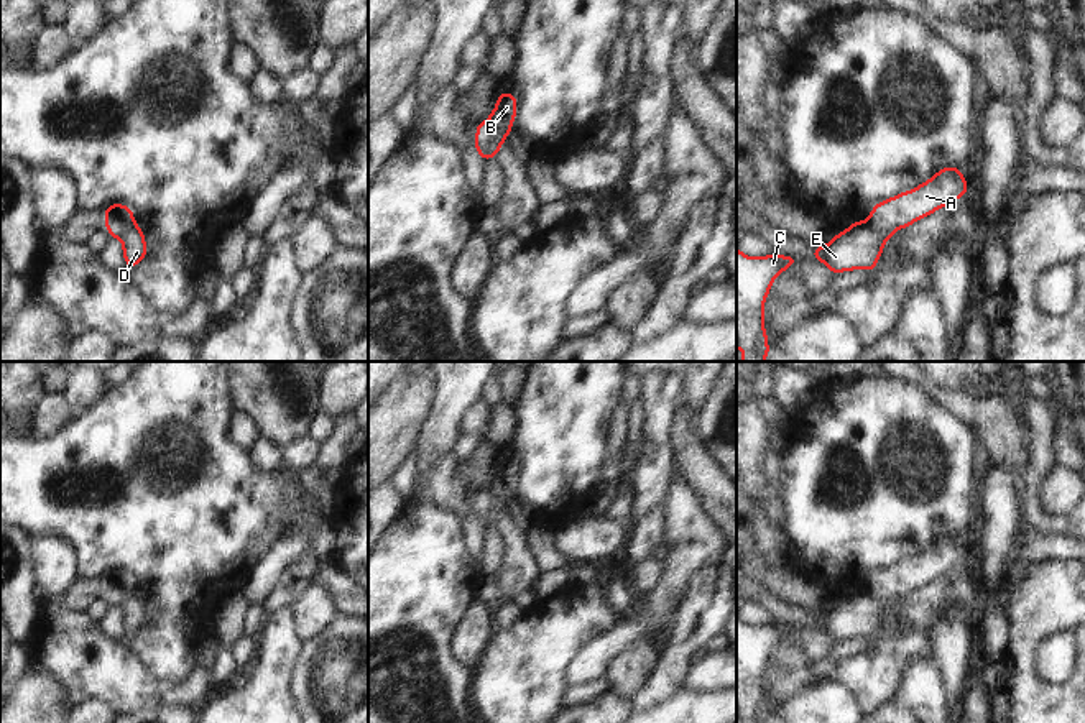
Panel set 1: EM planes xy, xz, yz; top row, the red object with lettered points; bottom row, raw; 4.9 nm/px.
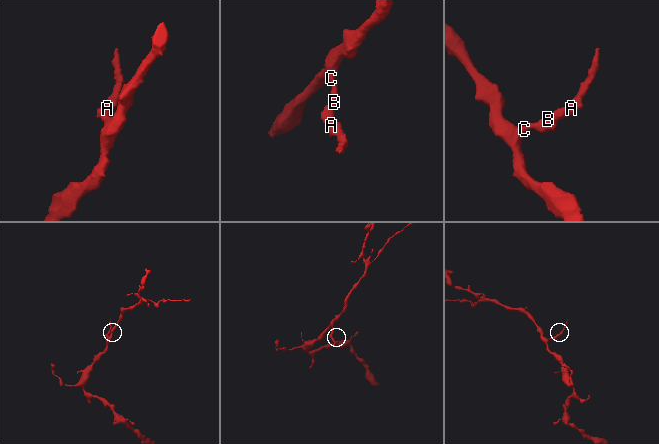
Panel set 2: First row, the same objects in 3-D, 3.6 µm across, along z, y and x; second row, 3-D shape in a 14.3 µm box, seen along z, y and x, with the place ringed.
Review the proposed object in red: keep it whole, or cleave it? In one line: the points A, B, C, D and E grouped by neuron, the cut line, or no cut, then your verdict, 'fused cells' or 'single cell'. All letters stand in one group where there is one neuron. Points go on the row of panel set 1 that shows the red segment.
A / B C D E | yz (865, 222), (888, 235) | fused cells

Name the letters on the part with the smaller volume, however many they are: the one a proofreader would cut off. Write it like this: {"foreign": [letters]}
{"foreign": ["A"]}

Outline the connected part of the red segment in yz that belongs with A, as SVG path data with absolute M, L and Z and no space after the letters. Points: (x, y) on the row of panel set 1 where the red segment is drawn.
M949 166L919 187L875 205L866 223L893 235L899 227L907 228L912 222L962 196L967 196L967 181L958 168Z

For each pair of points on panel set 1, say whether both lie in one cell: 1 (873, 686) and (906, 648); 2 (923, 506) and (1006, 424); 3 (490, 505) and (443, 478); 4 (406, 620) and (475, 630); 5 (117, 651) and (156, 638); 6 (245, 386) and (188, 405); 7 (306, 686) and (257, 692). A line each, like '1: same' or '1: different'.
1: same
2: different
3: same
4: different
5: different
6: different
7: different

